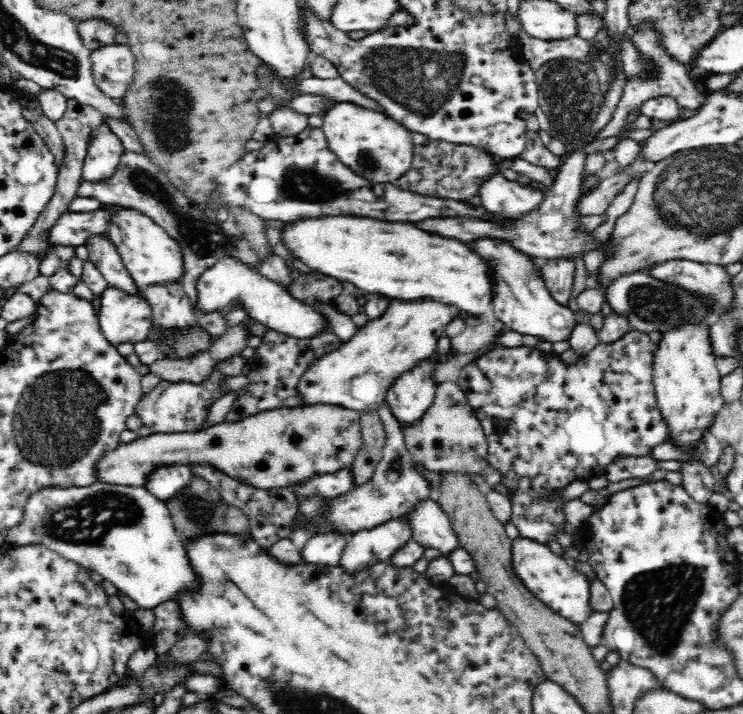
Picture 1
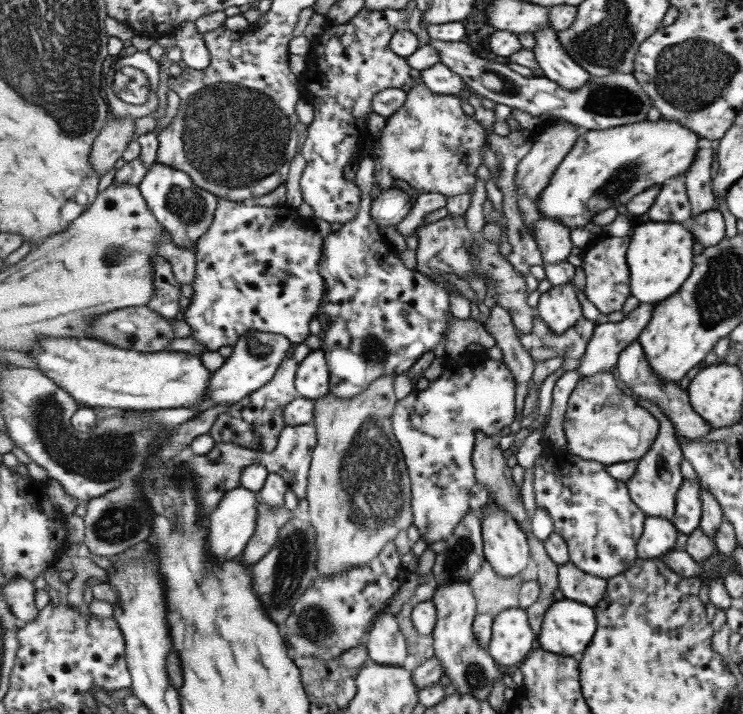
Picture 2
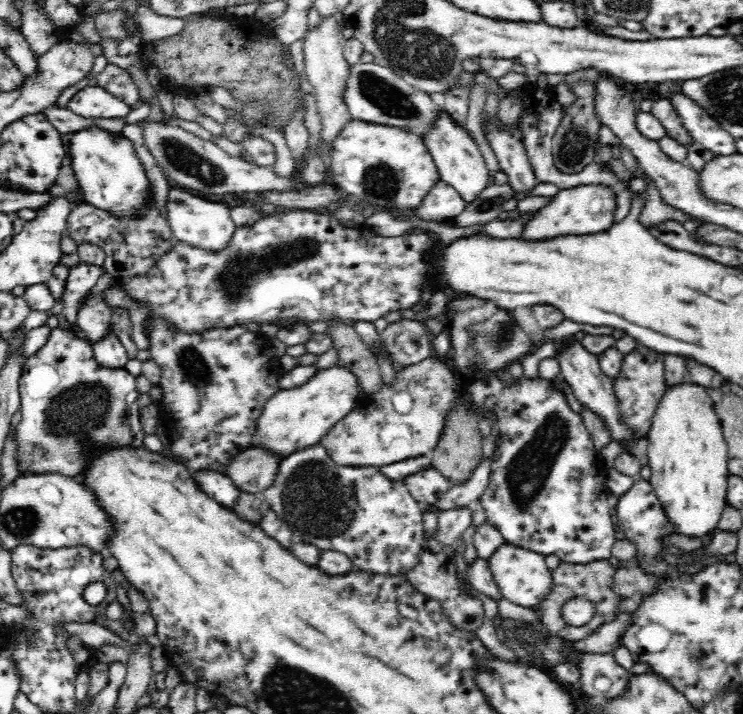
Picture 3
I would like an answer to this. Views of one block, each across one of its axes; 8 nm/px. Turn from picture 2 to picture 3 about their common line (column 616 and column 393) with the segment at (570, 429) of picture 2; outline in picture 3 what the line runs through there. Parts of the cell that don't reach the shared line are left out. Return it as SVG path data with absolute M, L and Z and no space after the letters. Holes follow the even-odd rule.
M435 356L400 369L393 379L382 384L373 393L362 393L355 408L318 443L326 445L332 459L348 466L388 466L407 458L430 455L440 442L446 414L456 400L458 383L448 366ZM400 391L408 391L414 398L413 407L407 414L399 414L393 407L392 398Z

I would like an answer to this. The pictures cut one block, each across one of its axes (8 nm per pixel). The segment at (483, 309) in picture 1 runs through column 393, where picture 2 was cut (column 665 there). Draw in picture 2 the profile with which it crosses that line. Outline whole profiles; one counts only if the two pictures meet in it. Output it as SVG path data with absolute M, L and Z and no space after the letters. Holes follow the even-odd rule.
M645 220L643 226L636 224L633 242L629 248L629 267L633 272L632 296L640 304L655 304L667 300L677 292L689 276L695 261L691 262L695 238L685 224L674 222L653 222Z

